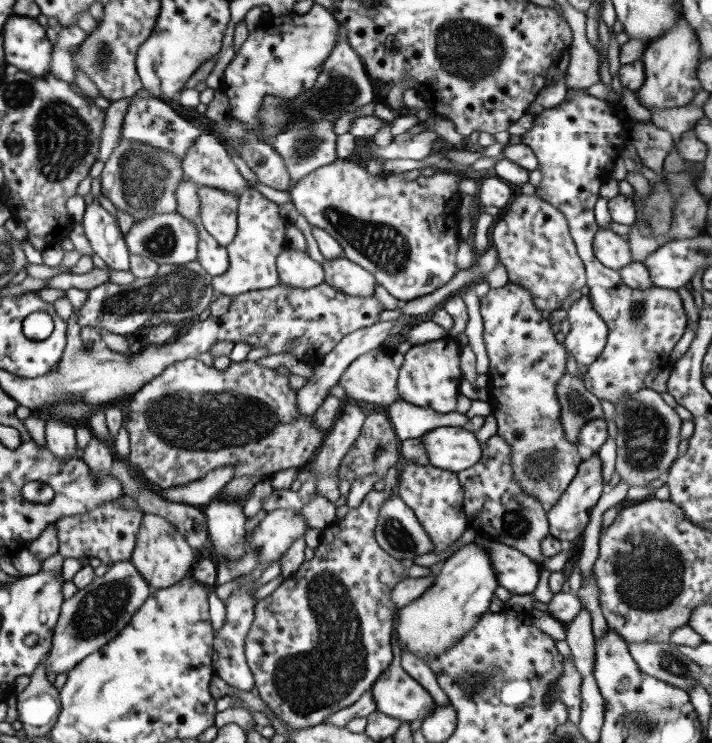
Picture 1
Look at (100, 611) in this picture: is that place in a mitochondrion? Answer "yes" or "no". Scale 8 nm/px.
yes

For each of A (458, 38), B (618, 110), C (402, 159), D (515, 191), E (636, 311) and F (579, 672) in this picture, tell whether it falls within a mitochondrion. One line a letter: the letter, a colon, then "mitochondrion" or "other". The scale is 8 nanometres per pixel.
A: mitochondrion
B: other
C: other
D: other
E: mitochondrion
F: other

